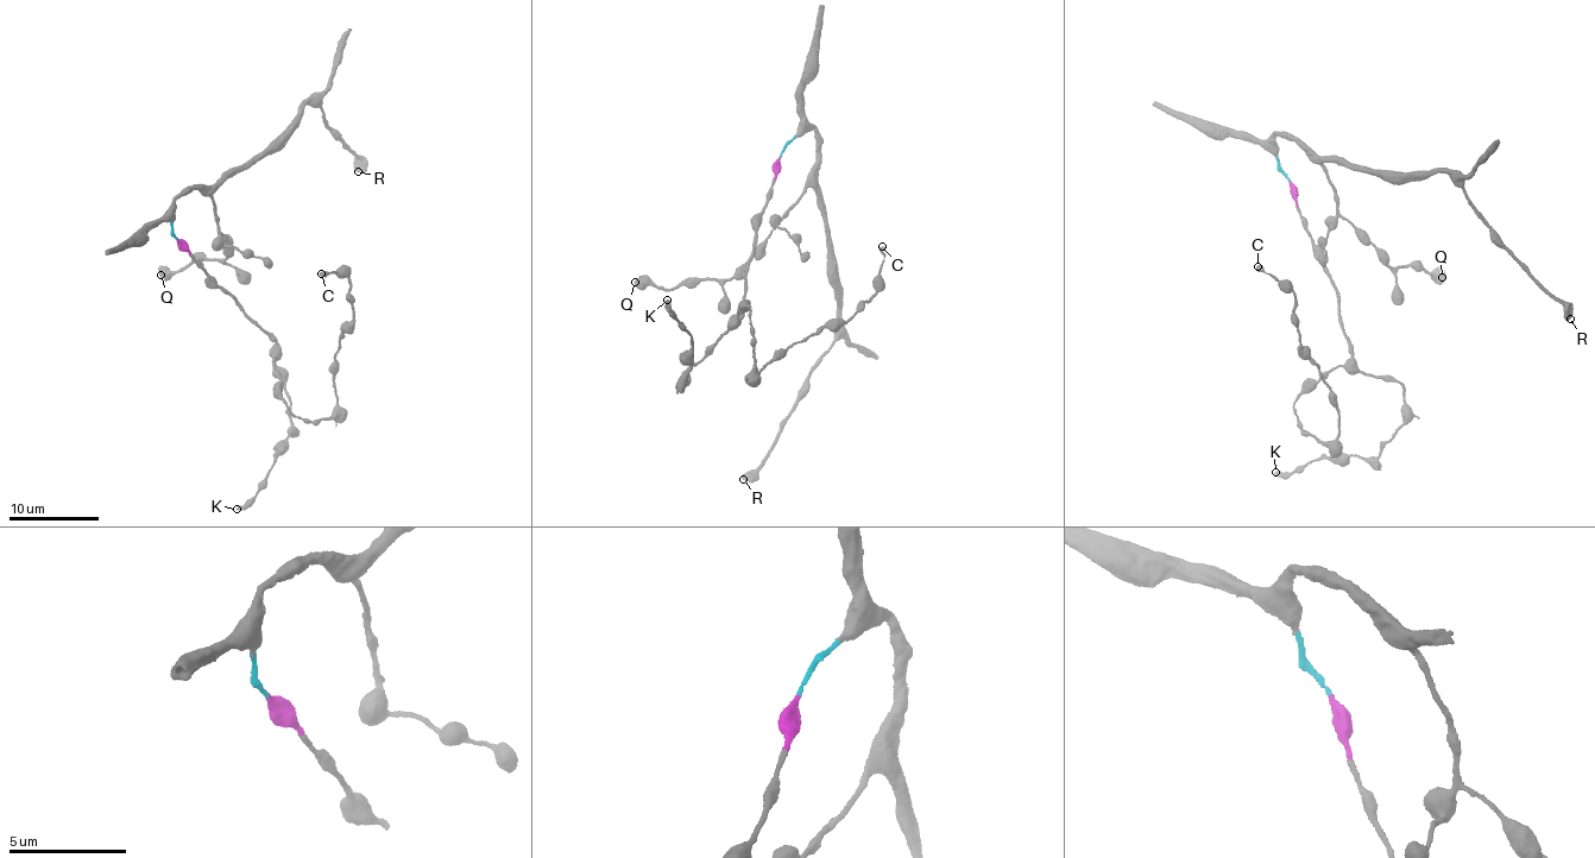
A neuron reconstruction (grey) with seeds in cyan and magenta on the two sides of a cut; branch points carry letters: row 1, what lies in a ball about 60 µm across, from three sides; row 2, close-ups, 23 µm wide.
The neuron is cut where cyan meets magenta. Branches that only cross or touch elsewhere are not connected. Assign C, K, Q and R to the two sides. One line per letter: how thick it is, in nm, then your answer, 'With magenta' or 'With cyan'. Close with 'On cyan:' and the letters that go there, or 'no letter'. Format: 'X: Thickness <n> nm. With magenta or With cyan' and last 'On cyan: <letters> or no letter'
C: Thickness 440 nm. With magenta
K: Thickness 340 nm. With magenta
Q: Thickness 700 nm. With cyan
R: Thickness 480 nm. With cyan
On cyan: Q, R

